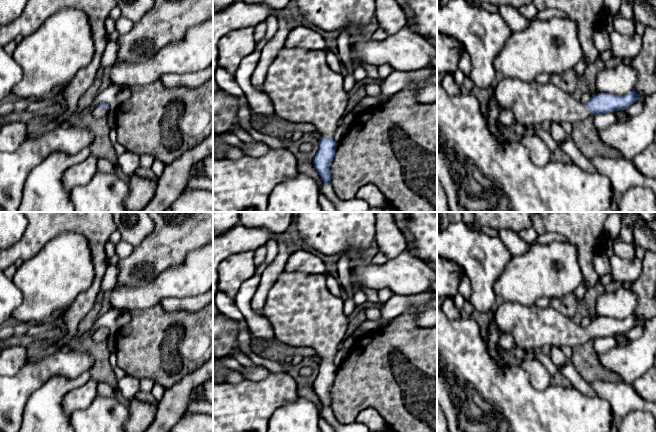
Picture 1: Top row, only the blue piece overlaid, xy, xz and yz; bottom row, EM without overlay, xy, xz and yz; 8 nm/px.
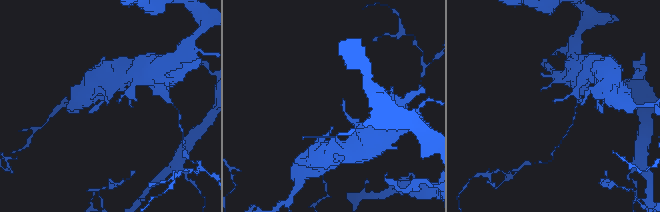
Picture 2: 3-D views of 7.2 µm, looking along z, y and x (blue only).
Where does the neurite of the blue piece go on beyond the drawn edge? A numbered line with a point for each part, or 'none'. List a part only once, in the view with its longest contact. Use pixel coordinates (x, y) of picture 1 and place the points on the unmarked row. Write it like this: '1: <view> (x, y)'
1: xy (98, 336)

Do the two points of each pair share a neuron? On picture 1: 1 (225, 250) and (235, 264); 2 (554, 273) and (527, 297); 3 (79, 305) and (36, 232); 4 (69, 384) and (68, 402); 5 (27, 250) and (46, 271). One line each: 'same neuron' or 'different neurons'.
1: different neurons
2: same neuron
3: same neuron
4: different neurons
5: different neurons

